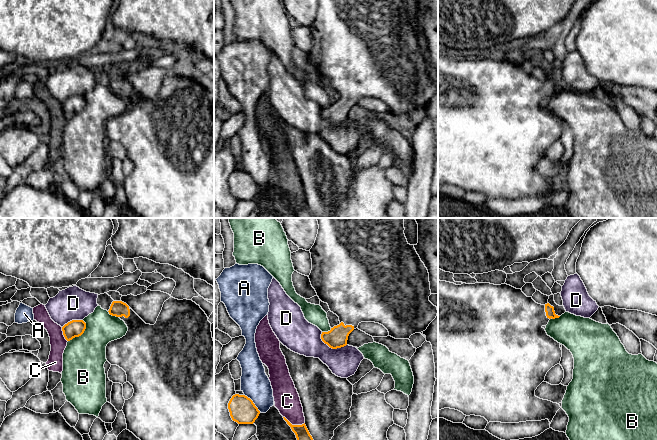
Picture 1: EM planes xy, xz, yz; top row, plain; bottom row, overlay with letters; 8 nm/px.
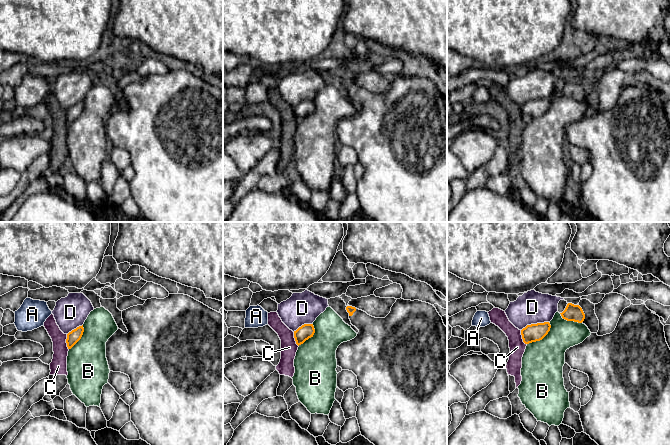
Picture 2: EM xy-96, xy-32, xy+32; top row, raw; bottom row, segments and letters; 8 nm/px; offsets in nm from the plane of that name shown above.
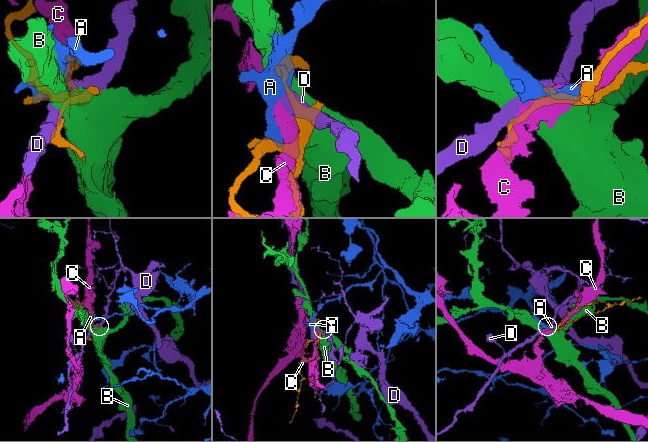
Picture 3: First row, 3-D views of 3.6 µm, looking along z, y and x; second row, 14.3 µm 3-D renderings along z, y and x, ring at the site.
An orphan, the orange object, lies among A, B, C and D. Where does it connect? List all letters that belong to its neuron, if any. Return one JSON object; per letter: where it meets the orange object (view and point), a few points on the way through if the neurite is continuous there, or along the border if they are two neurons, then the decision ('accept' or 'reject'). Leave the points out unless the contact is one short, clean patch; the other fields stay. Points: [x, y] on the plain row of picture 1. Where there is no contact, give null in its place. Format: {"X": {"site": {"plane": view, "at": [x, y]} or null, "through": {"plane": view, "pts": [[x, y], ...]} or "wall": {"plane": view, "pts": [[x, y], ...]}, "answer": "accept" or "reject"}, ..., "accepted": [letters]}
{"A": {"site": {"plane": "xz", "at": [252, 178]}, "wall": {"plane": "xz", "pts": [[244, 170], [260, 187]]}, "answer": "reject"}, "B": {"site": {"plane": "xy", "at": [81, 110]}, "answer": "reject"}, "C": {"site": {"plane": "xz", "at": [294, 201]}, "answer": "reject"}, "D": {"site": {"plane": "xz", "at": [331, 123]}, "answer": "reject"}, "accepted": []}

